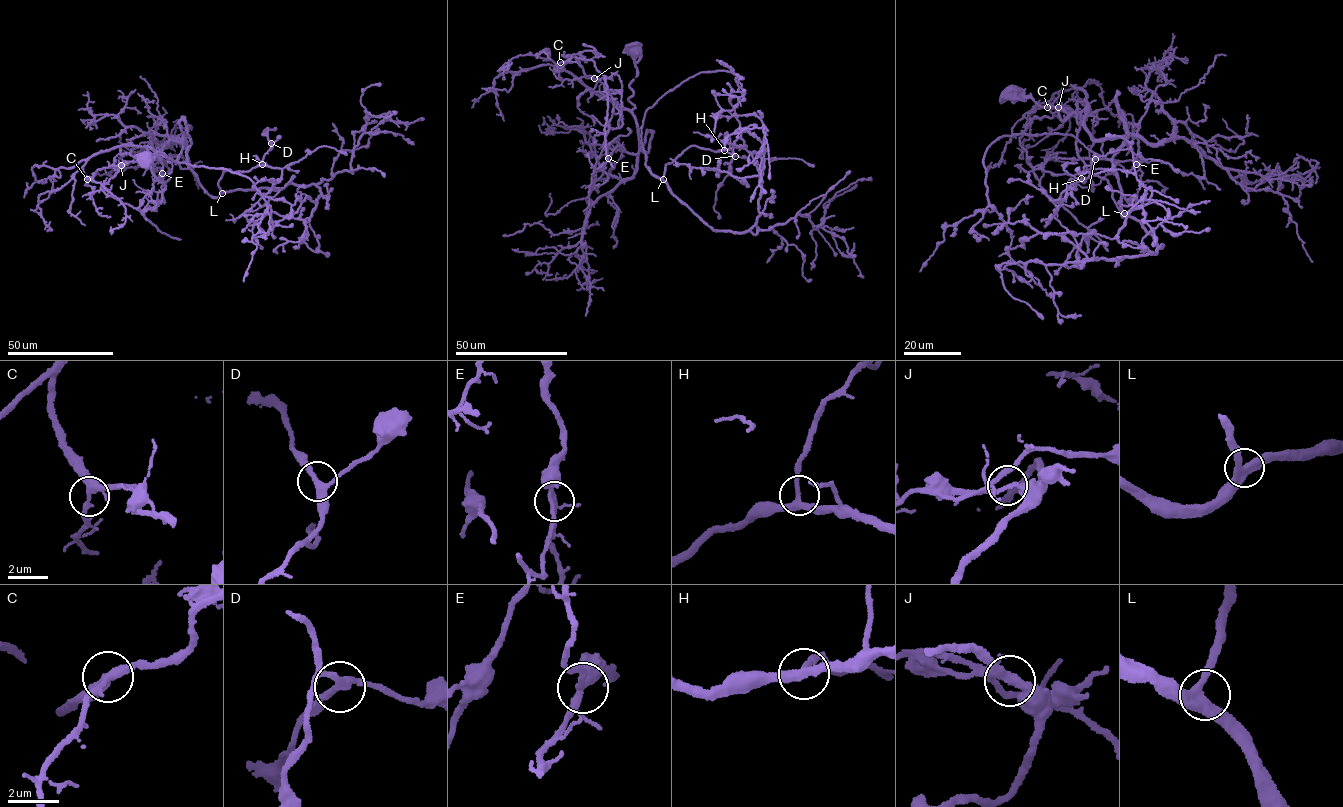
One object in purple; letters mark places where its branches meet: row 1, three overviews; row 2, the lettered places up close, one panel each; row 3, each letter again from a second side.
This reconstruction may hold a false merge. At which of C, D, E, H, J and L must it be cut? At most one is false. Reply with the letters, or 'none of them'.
J

